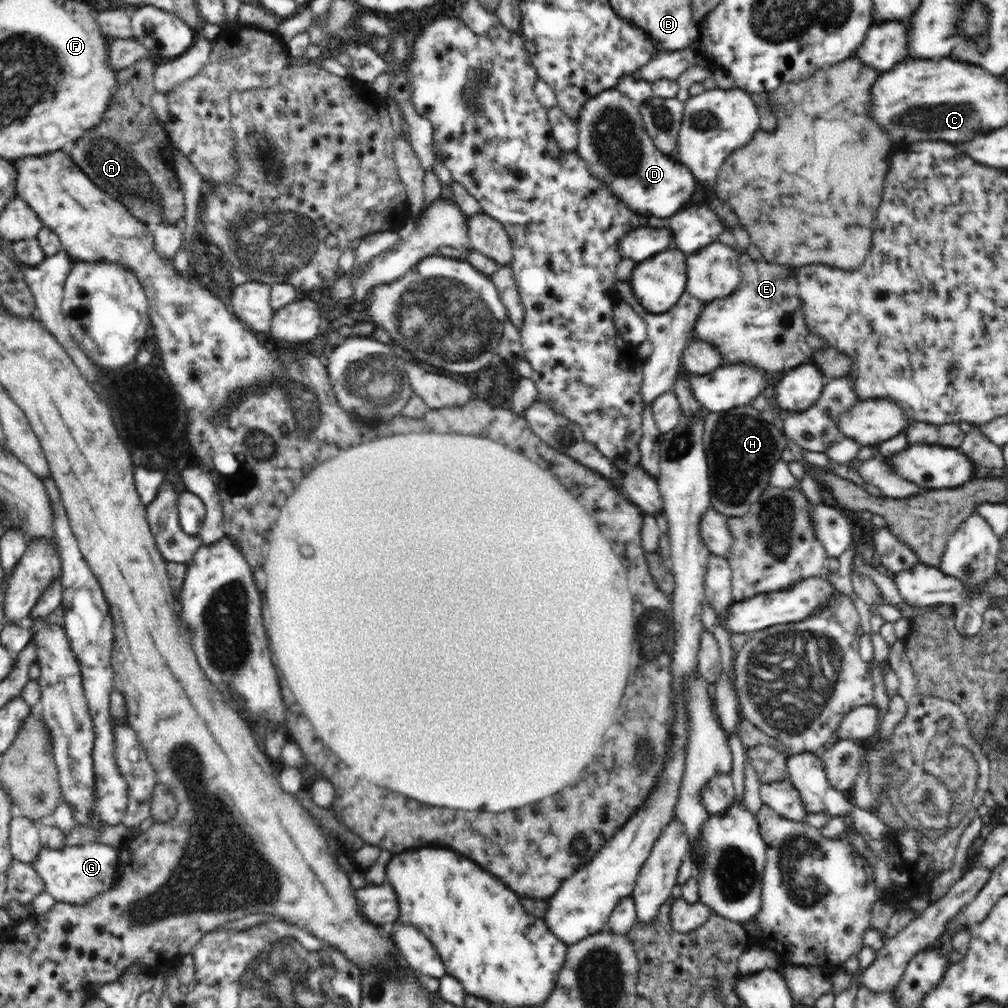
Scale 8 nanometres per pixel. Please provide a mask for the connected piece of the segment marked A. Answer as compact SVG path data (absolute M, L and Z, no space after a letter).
M149 59L138 60L119 70L118 92L110 100L102 123L68 144L67 151L94 184L124 204L140 222L150 227L156 224L183 226L186 199L174 166L176 148L151 110L154 72L154 64Z

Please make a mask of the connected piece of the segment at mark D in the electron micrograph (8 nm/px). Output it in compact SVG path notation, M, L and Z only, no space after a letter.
M612 87L590 98L579 112L576 122L579 127L578 144L574 151L588 163L590 174L606 183L610 191L620 197L630 209L663 219L674 216L686 202L692 200L698 182L686 165L666 156L655 147L650 135L644 129L641 103L636 103Z

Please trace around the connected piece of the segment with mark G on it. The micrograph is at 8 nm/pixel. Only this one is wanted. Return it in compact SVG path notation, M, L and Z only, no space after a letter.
M84 843L83 845L64 847L60 850L42 847L31 867L42 877L48 894L51 894L56 901L83 905L97 894L106 892L113 887L118 876L119 855L118 849L102 843Z

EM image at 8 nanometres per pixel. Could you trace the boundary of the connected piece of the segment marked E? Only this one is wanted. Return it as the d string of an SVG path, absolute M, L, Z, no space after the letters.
M746 252L740 255L739 269L741 281L738 288L728 296L704 304L692 338L712 343L720 351L724 364L748 363L769 374L808 362L814 349L806 342L809 332L800 307L796 269L788 265L772 264L764 259L752 260Z

